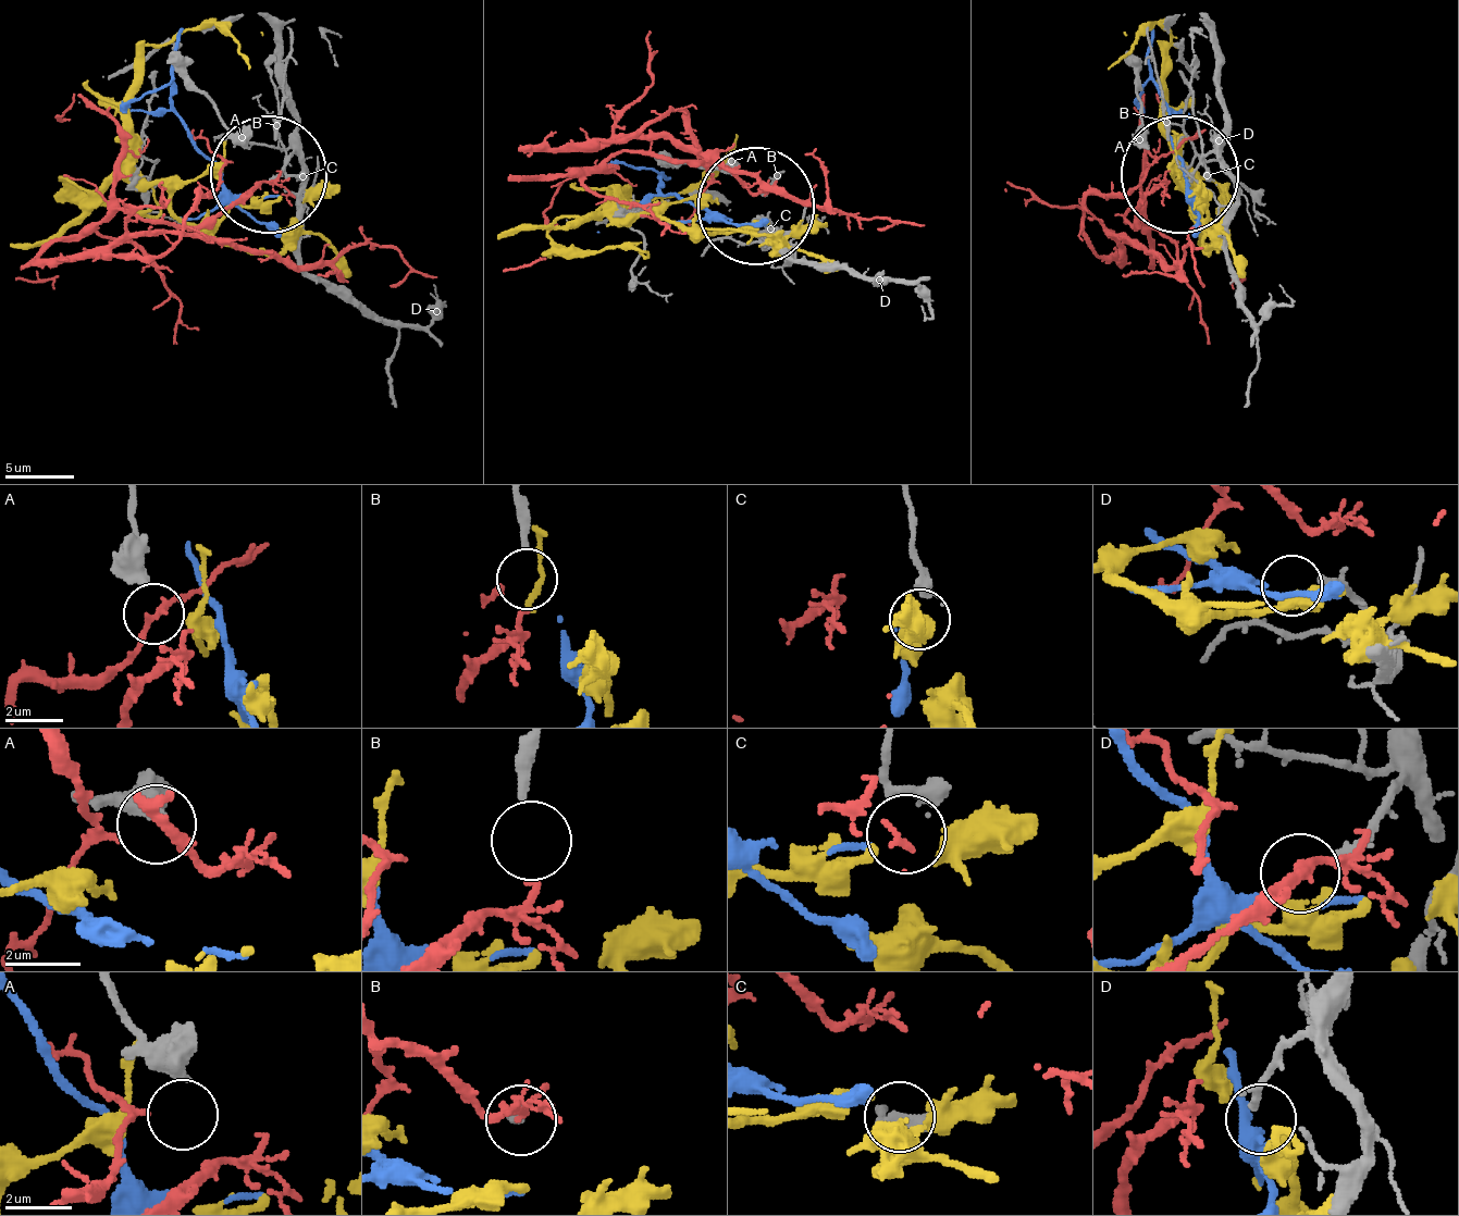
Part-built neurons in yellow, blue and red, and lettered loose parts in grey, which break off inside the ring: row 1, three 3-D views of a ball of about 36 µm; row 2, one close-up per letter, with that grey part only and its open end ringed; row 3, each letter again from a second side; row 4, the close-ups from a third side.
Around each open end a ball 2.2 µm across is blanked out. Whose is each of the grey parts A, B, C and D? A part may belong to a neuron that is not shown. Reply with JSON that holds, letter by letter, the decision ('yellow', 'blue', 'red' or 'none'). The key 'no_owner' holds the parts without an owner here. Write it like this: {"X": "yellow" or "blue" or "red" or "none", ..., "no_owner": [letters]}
{"A": "none", "B": "red", "C": "blue", "D": "none", "no_owner": ["A", "D"]}

